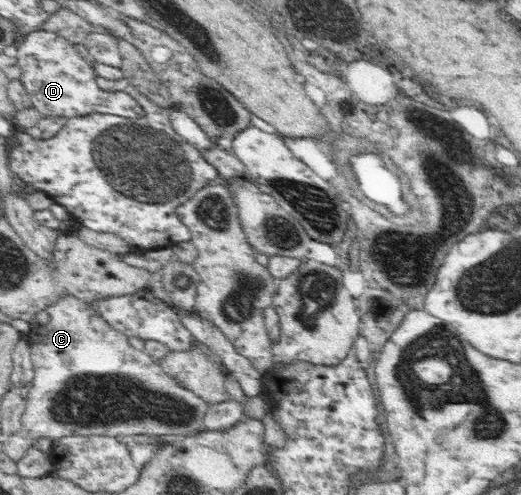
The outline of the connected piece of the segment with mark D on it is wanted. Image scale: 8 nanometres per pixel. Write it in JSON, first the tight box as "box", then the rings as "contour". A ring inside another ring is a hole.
{"box":[17,28,145,119],"contour":[[[41,28],[24,36],[24,40],[17,45],[18,64],[21,69],[19,80],[25,85],[29,93],[32,106],[41,113],[41,117],[65,117],[85,116],[98,112],[99,114],[113,114],[127,119],[136,119],[145,116],[143,107],[127,92],[107,92],[97,85],[96,72],[91,64],[88,64],[75,50],[75,45],[69,40],[59,36],[55,32]]]}

